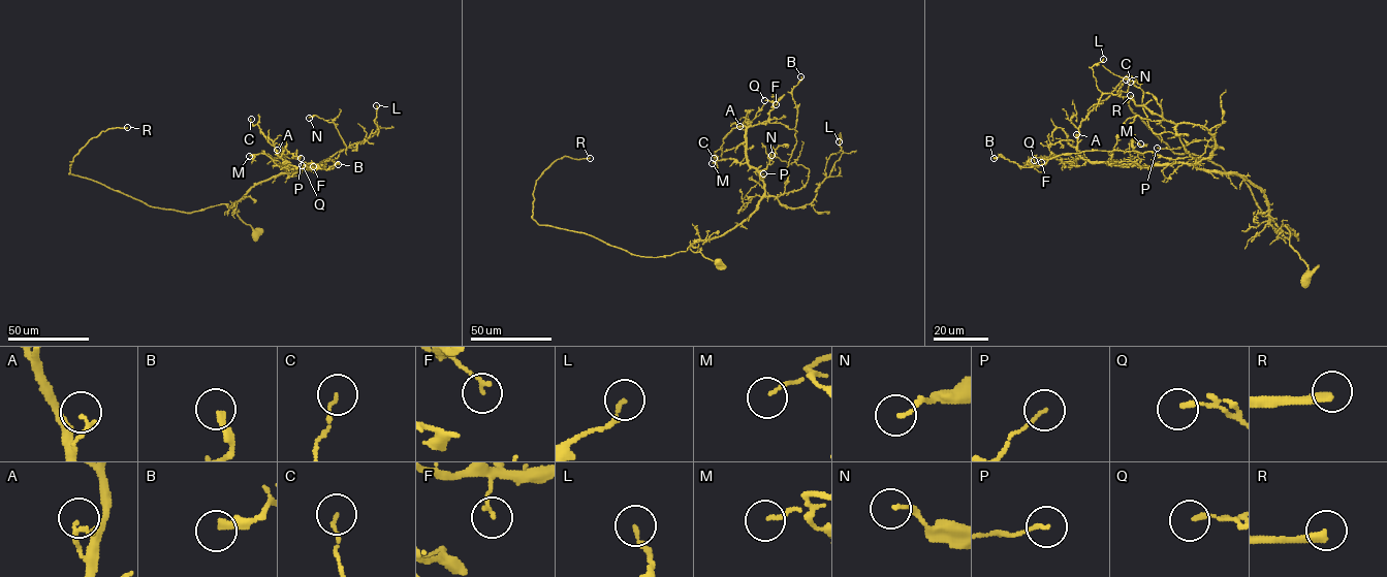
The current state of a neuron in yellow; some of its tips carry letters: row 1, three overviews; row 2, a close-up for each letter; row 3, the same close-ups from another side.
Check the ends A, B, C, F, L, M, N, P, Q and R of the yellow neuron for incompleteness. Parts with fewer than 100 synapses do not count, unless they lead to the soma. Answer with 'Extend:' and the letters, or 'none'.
Extend: R

